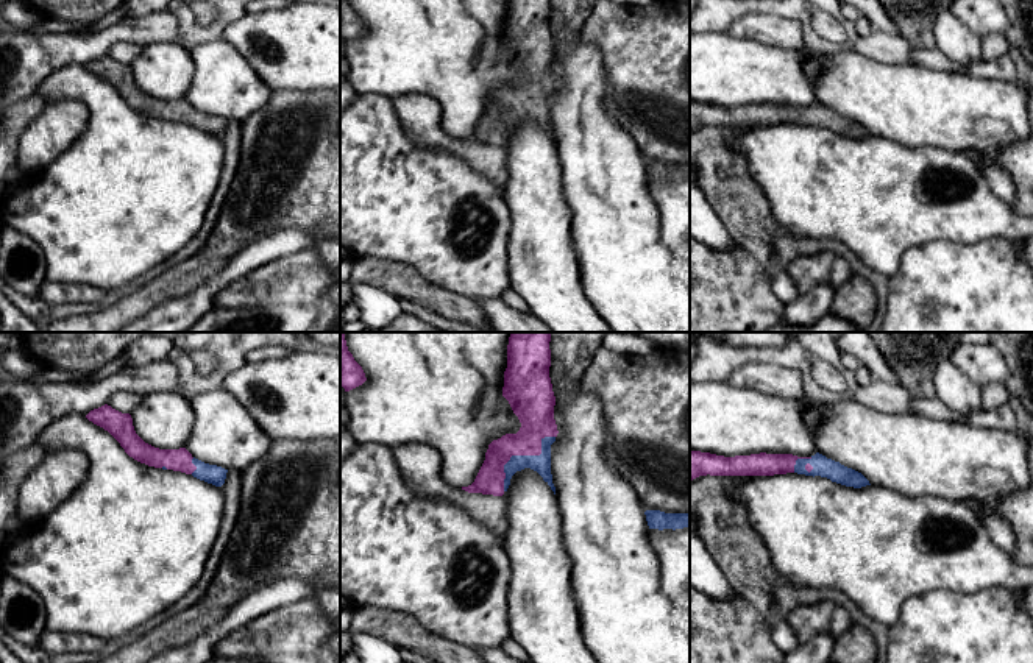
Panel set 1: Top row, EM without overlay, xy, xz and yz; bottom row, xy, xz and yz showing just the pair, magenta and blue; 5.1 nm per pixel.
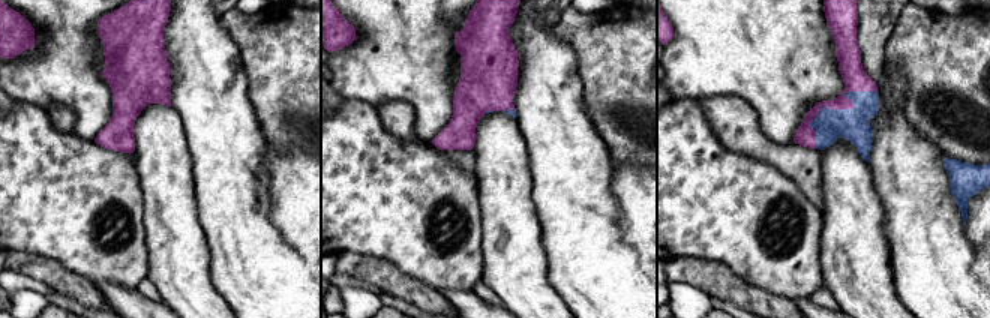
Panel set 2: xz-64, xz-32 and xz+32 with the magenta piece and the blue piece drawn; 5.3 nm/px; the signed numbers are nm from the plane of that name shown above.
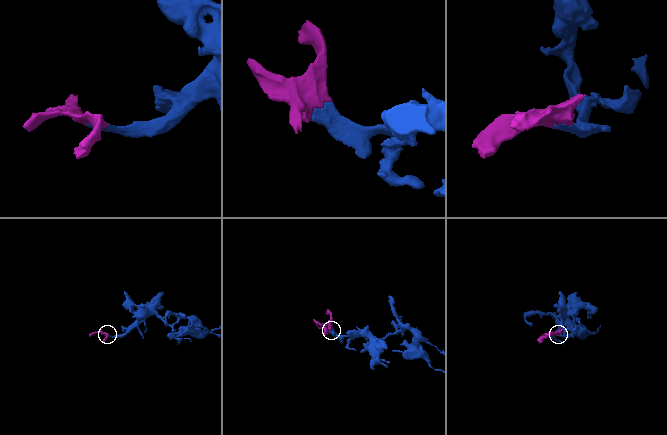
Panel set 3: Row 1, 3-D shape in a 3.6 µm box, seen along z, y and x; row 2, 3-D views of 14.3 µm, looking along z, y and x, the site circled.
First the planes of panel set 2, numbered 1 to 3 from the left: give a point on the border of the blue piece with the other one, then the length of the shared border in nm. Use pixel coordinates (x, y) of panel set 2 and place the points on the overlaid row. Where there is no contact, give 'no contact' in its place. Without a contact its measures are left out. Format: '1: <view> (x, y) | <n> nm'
1: no contact
2: xz-32 (507, 108) | 70 nm
3: xz+32 (837, 108) | 460 nm

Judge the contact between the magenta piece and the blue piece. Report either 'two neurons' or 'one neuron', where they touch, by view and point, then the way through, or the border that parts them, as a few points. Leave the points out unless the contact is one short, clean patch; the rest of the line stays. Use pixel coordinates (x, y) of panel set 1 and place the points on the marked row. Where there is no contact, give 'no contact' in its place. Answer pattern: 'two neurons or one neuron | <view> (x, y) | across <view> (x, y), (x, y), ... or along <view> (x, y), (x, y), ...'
one neuron | xz (521, 454) | across xz (534, 407), (534, 440), (521, 454), (532, 454), (542, 464)

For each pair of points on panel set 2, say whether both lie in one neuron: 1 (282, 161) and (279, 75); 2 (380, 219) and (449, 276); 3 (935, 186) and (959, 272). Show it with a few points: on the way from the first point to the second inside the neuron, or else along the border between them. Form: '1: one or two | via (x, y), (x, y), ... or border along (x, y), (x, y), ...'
1: two | border along (266, 138), (281, 149), (299, 146), (305, 150)
2: one | via (396, 224), (432, 260)
3: one | via (935, 207), (935, 248), (938, 251)

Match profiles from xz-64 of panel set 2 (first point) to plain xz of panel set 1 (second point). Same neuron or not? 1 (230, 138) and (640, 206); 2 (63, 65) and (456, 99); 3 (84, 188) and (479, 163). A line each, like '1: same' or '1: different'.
1: same
2: same
3: different

